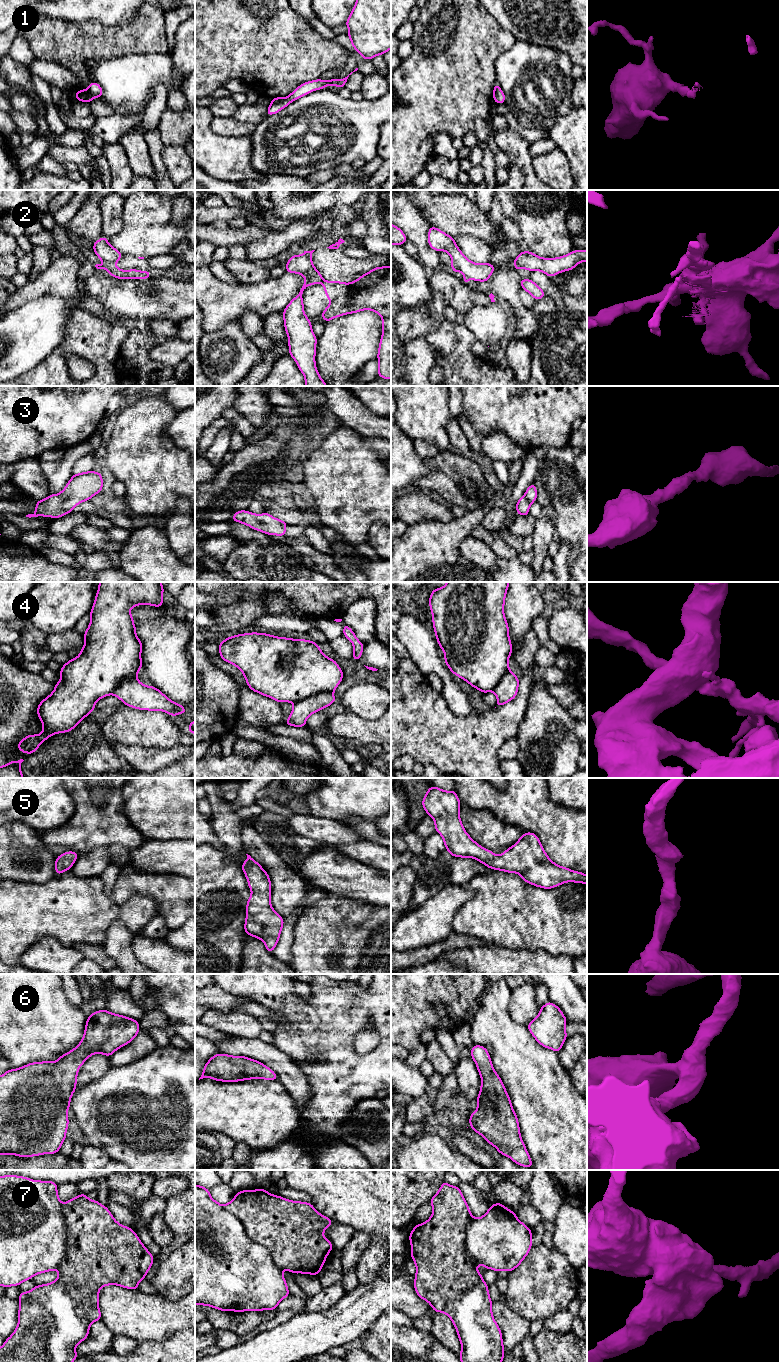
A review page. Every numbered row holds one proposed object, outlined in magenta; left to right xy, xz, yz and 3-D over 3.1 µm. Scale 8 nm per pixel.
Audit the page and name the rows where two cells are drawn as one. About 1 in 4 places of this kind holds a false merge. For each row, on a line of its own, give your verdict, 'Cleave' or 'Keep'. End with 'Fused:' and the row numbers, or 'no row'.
1: Cleave
2: Cleave
3: Keep
4: Keep
5: Keep
6: Keep
7: Cleave
Fused: 1, 2, 7

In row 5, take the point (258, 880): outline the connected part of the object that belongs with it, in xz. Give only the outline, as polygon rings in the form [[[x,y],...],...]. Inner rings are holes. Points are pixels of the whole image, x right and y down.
[[[250,855],[241,869],[252,891],[246,904],[244,931],[263,941],[268,952],[273,953],[284,925],[284,919],[271,906],[271,880],[267,872]]]

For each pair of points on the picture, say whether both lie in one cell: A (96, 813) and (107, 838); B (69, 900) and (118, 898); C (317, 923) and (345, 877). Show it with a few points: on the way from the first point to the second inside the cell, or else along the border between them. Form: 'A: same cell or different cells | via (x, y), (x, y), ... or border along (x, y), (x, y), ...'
A: same cell | via (99, 819), (104, 826), (105, 832)
B: different cells | border along (133, 895), (120, 904), (116, 904), (110, 898)
C: different cells | border along (326, 891), (358, 899)

